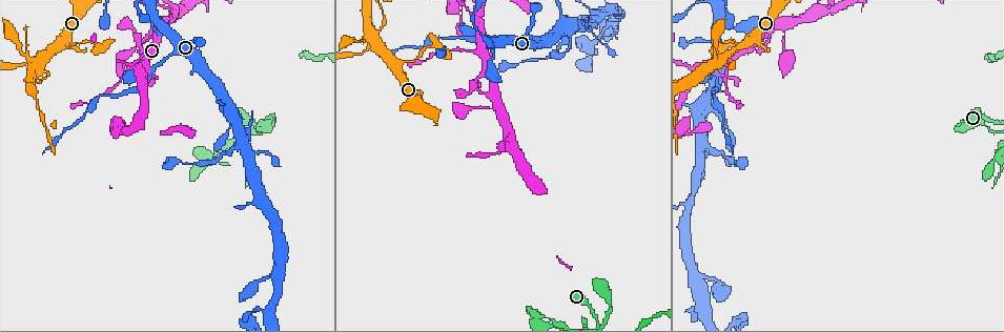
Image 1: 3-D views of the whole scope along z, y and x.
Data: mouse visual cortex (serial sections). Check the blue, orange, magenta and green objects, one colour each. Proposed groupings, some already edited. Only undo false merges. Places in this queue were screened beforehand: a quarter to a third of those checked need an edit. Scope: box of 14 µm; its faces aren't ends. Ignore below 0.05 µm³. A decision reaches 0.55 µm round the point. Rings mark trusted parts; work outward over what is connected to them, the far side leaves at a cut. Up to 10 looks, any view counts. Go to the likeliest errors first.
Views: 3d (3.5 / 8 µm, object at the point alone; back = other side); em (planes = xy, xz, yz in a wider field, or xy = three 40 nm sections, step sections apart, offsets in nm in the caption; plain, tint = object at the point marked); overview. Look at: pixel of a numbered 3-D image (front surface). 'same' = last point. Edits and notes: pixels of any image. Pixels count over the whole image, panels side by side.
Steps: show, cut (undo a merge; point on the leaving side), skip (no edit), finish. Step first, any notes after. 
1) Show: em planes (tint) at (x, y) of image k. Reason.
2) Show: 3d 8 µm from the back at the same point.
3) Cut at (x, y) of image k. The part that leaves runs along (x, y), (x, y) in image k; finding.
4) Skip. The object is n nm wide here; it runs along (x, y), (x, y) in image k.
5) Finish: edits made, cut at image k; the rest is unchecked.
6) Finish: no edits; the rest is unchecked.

Show: 3d 3.5 µm at (540, 317) of image 1. Sharp bend.

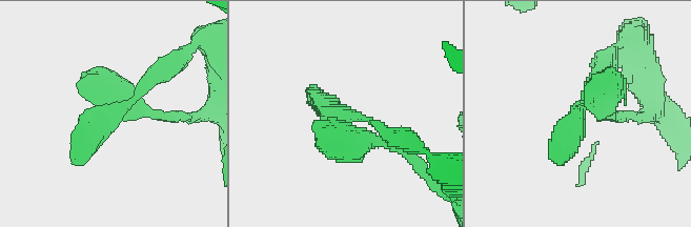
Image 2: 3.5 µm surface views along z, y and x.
Show: em planes (tint) at (580, 111) of image 2. Shape alone is not enough.

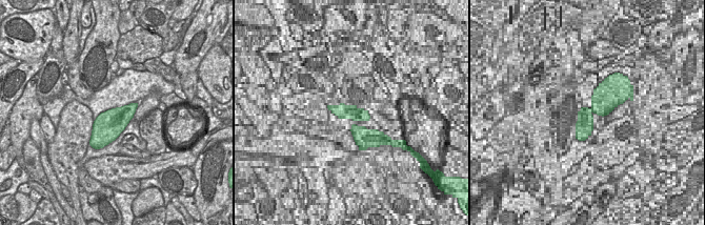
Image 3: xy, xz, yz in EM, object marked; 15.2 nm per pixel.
Skip. It runs along (163, 69), (121, 111), (107, 102), (153, 115) in image 2; all the same cell.

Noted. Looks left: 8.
Show: 3d 3.5 µm at (690, 133) of image 1. A narrow waist.

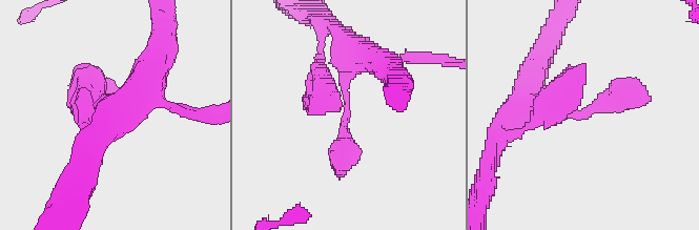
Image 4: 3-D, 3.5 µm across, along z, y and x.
Show: em planes (tint) at (346, 108) of image 4. Now the EM.

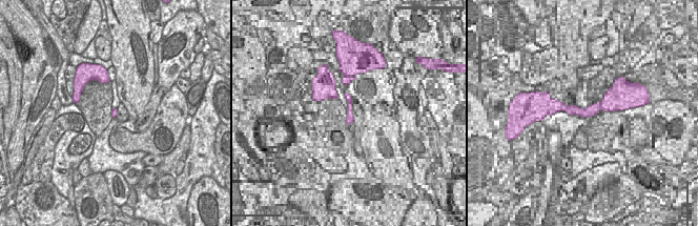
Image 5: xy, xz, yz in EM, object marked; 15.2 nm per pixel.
Skip. It runs along (371, 63), (345, 70), (338, 163) in image 4; one cell here.

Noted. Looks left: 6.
Show: 3d 3.5 µm from the back at (59, 45) of image 1.

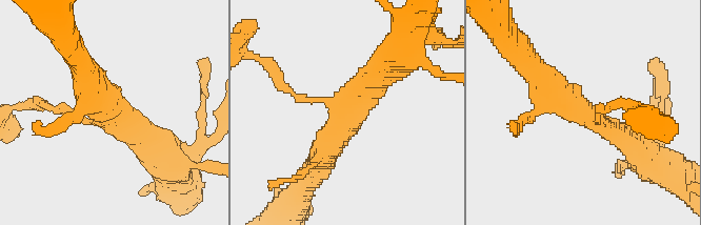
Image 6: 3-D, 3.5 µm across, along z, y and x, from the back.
Show: em xy step 1 (tint) at (348, 110) of image 6. 3 arms meet here; the arms are 100, 350, 450 nm wide; now the EM.

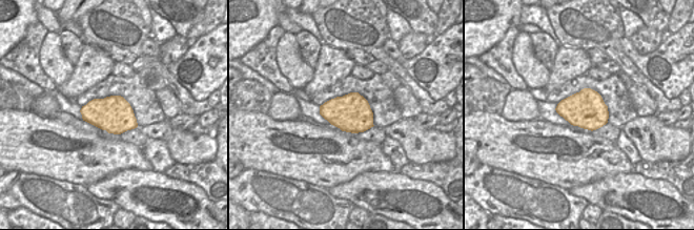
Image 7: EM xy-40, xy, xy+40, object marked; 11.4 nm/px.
Skip. It runs along (537, 73), (563, 102), (631, 144) in image 6; one cell here.

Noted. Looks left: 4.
Show: 3d 3.5 µm at (715, 70) of image 1. Branch point.

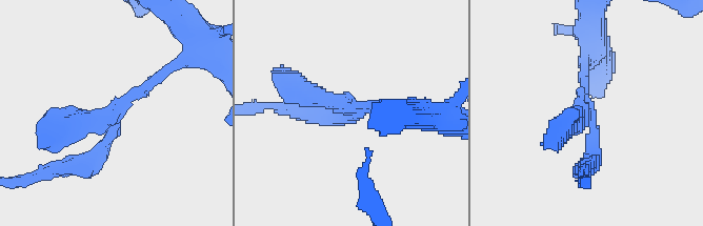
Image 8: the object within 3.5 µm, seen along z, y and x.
Show: em xy step 3 (tint) at (115, 114) of image 8. 3 arms meet here; the arms are 150, 250, 300 nm wide; now the EM.

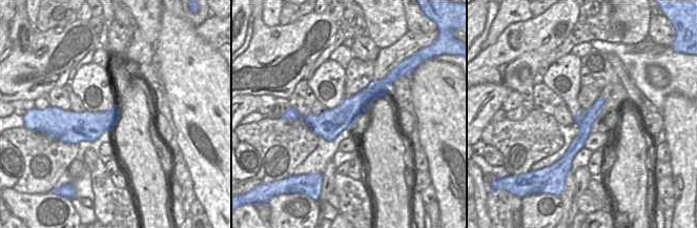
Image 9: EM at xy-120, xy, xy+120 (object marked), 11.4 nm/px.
Show: em planes (tint) at the same point.

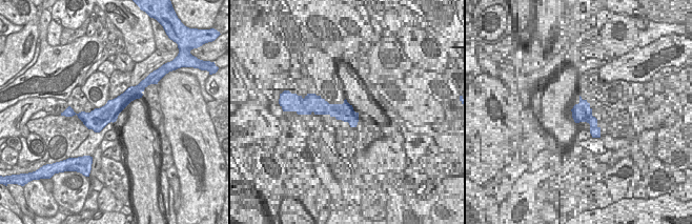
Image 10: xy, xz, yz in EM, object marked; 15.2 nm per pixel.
Cut at (319, 110) of image 8. The part that leaves runs along (344, 117), (263, 106) in image 8; two cells meet here.

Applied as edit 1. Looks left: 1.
Finish: edits made, cut at image 8; the rest is unchecked.

